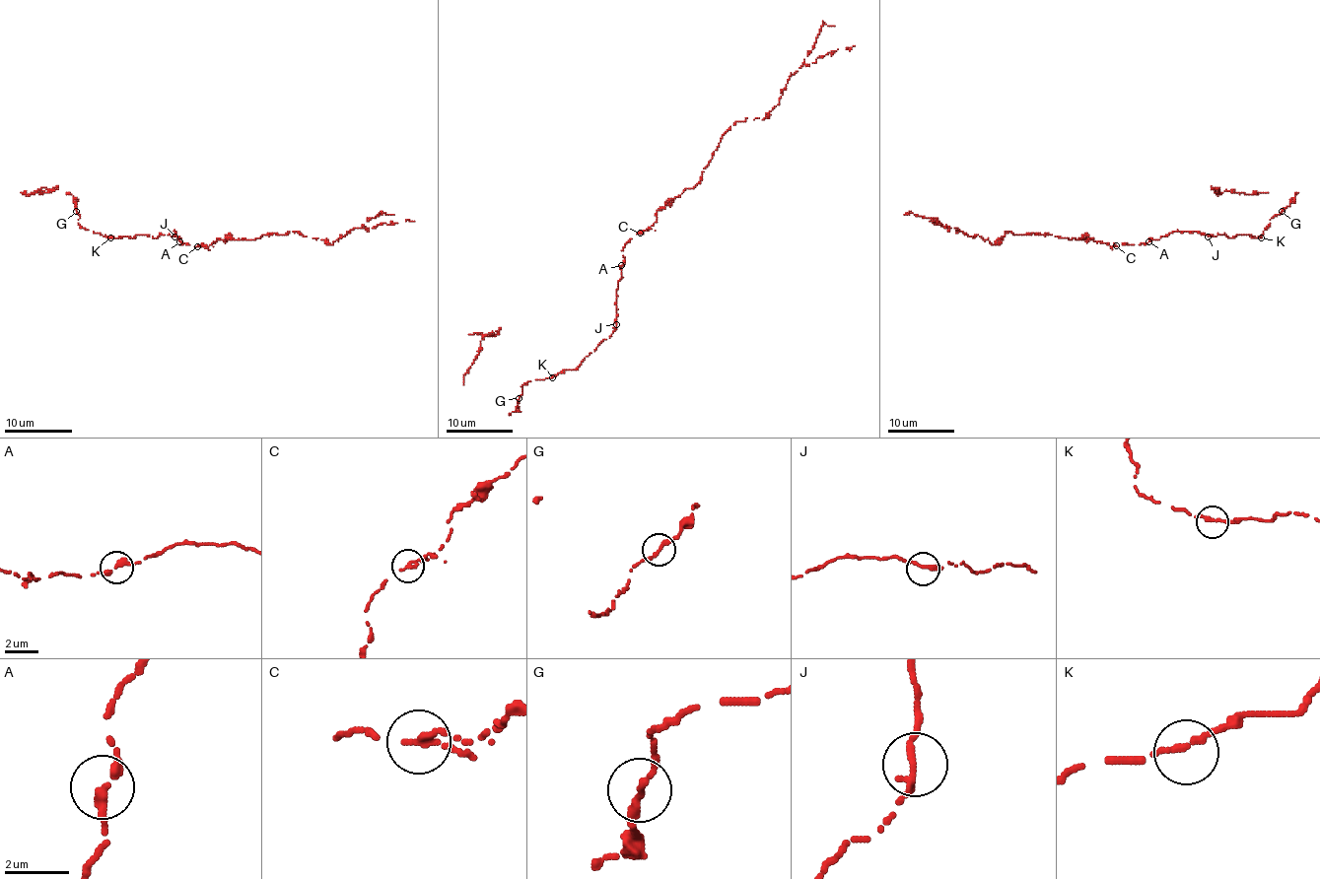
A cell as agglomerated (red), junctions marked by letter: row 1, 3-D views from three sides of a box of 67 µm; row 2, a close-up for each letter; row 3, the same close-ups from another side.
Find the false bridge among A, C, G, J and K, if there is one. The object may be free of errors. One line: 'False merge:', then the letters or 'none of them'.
False merge: C

